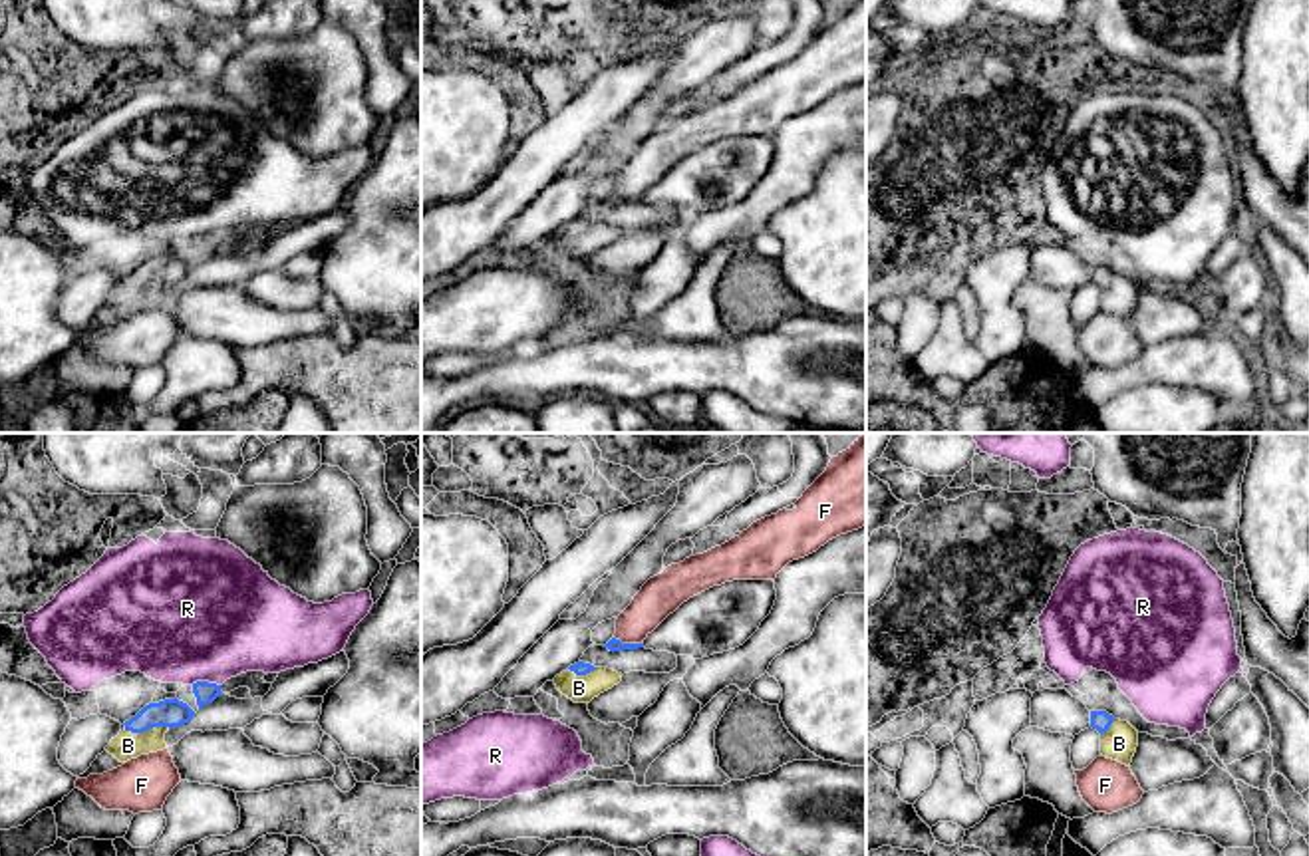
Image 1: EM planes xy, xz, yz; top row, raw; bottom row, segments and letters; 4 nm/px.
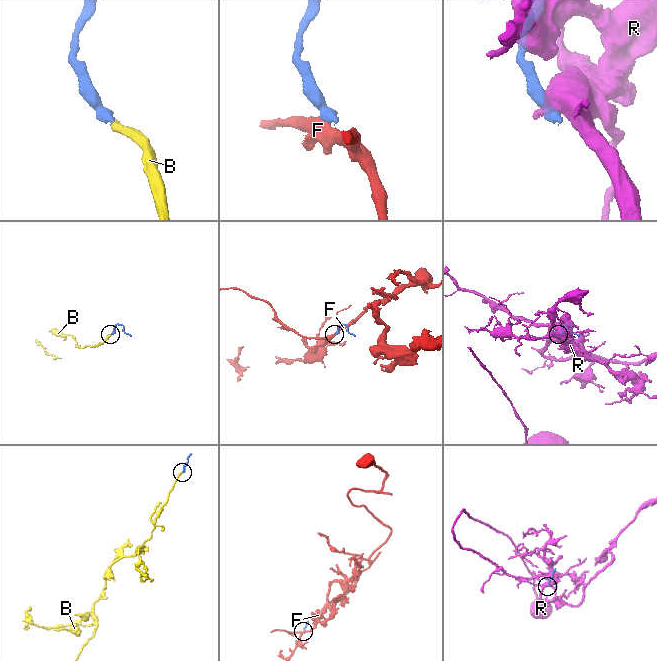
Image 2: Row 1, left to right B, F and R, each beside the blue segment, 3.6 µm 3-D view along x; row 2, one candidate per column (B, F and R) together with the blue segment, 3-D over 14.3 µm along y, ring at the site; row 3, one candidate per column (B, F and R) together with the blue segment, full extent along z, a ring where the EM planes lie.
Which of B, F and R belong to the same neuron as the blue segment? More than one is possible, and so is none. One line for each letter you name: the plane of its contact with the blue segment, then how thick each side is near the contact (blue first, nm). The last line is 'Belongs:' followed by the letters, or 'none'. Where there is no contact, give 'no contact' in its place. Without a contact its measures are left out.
B: xy | 110/120 nm
Belongs: B

